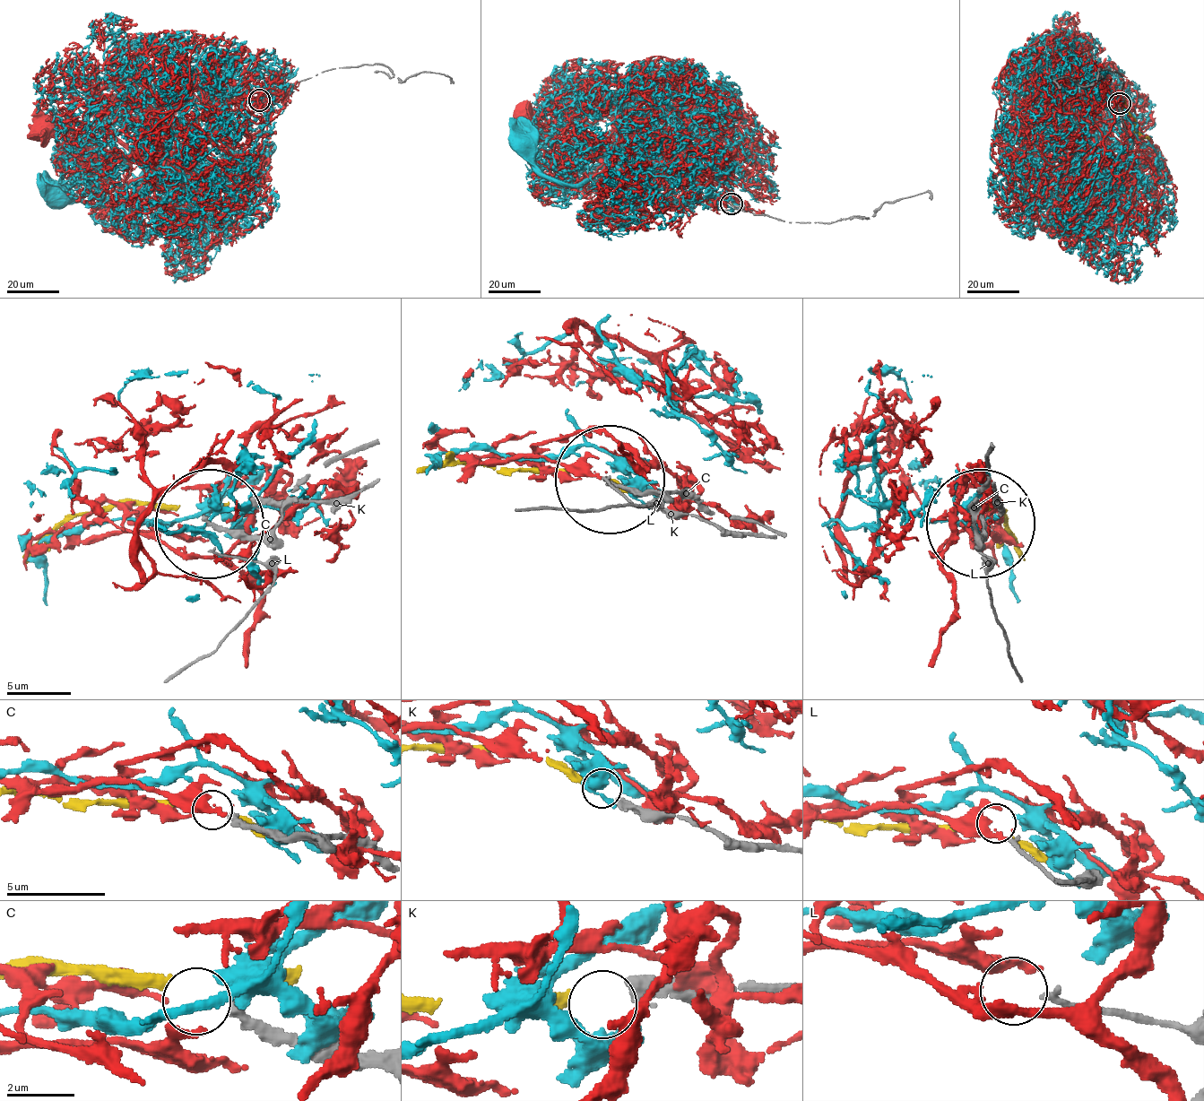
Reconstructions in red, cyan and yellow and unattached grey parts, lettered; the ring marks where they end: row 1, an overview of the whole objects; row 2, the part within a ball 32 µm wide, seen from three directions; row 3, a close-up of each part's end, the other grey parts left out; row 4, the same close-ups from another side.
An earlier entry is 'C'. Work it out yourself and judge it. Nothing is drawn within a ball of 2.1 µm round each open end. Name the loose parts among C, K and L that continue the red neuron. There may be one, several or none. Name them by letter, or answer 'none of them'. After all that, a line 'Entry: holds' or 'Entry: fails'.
none of them
Entry: fails

